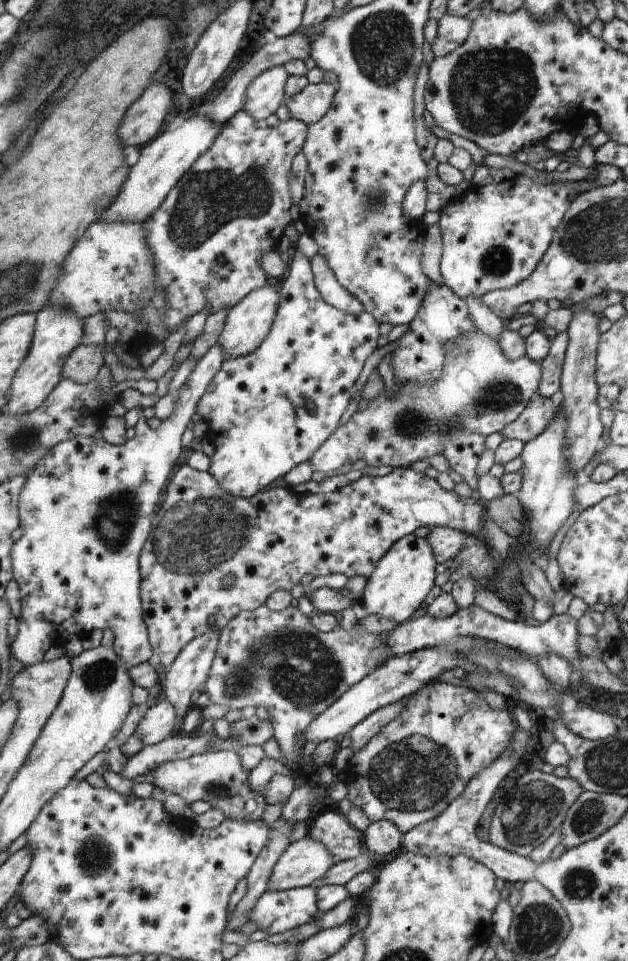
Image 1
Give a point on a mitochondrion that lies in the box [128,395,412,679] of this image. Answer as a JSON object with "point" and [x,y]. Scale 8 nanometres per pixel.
{"point":[199,533]}

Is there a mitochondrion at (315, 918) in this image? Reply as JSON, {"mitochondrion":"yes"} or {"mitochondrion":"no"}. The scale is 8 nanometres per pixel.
{"mitochondrion":"no"}

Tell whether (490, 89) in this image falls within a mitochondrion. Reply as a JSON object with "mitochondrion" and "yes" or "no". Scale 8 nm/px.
{"mitochondrion":"yes"}

